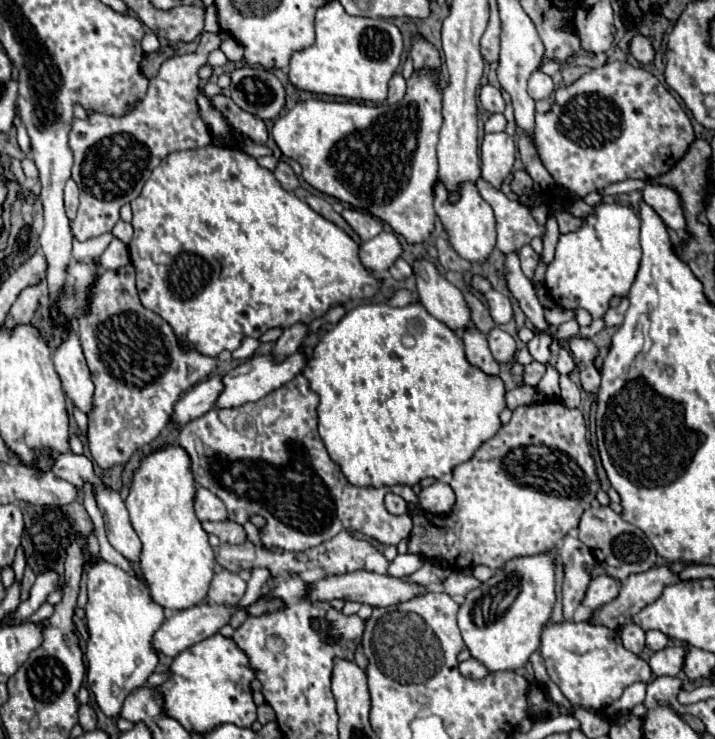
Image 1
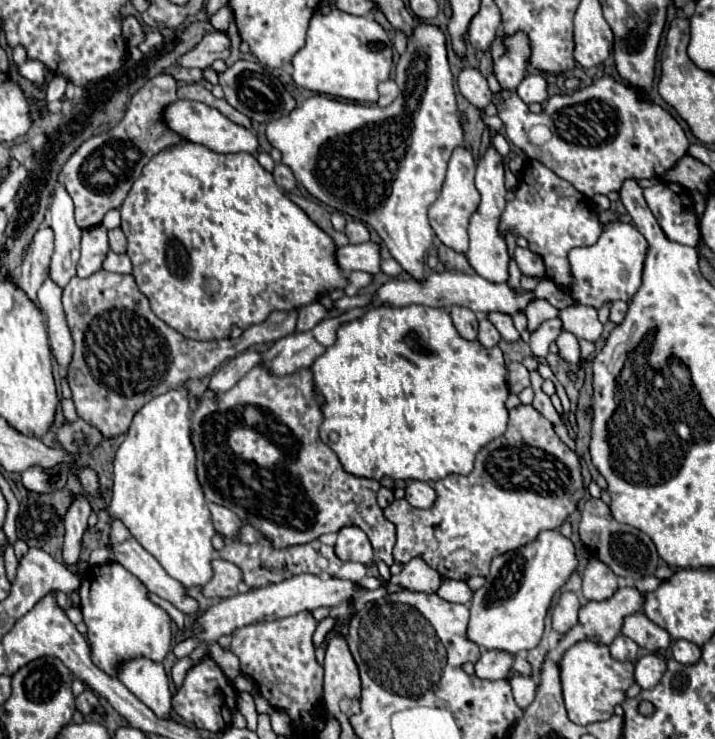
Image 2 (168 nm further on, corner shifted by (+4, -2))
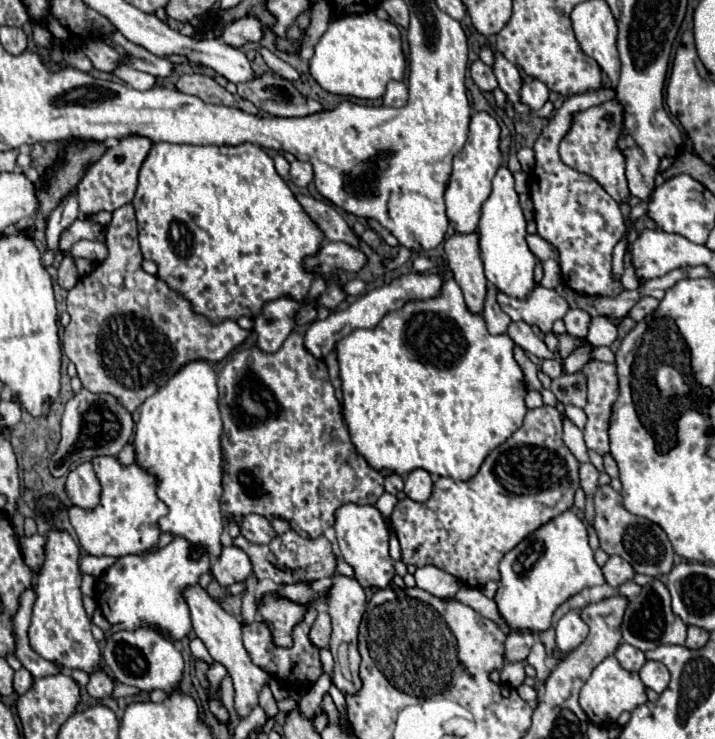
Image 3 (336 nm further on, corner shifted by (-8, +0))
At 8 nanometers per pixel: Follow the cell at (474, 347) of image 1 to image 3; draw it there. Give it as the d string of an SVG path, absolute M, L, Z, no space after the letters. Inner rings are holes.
M454 234L444 242L446 260L456 284L462 288L466 306L472 314L482 314L484 296L488 292L488 280L482 270L478 236L476 234Z

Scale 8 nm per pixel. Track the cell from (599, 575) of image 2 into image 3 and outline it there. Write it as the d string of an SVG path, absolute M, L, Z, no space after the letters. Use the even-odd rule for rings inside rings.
M610 556L608 562L602 566L602 574L606 578L606 584L610 584L612 588L620 588L624 582L634 578L632 566L620 556Z

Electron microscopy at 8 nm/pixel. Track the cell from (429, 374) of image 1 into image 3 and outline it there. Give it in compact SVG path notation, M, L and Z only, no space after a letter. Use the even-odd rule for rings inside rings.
M448 278L442 290L442 296L432 298L432 300L416 300L416 302L408 302L404 308L388 312L382 322L370 330L354 330L350 336L342 338L336 346L336 354L338 354L338 364L340 364L340 380L342 380L342 414L344 414L344 422L348 426L352 444L356 446L356 450L360 452L360 456L364 456L364 460L368 462L368 466L376 468L376 470L390 470L396 472L400 476L422 468L426 472L430 472L432 476L448 476L454 480L470 480L482 466L484 458L496 448L500 446L504 440L508 440L520 426L526 414L526 404L524 404L524 396L526 396L526 386L524 386L524 374L522 368L518 366L518 362L514 360L514 342L508 334L498 334L492 336L486 330L484 318L478 314L472 314L466 310L464 298L462 298L462 290L460 286L454 282L454 278Z

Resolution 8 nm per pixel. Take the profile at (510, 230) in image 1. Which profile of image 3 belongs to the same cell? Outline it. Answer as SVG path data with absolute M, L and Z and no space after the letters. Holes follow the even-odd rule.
M600 88L584 94L570 96L554 118L544 126L542 134L534 144L536 164L532 170L530 198L534 202L534 220L538 234L560 252L560 270L564 284L586 296L614 296L622 290L620 282L612 280L612 248L626 232L624 216L620 214L618 202L588 174L576 172L562 164L558 158L558 144L570 128L572 114L598 106L614 98L614 90Z

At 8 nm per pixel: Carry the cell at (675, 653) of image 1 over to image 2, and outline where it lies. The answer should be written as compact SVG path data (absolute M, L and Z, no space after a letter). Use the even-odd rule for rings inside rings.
M646 654L634 664L634 678L642 690L648 690L660 682L664 670L666 670L666 662L662 658L654 654Z

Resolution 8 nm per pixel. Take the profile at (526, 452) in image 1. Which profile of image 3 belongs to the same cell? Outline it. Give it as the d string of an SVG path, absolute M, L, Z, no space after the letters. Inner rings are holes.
M546 404L528 410L522 428L488 454L480 472L474 478L466 482L438 478L434 482L432 496L426 502L414 502L410 498L404 498L394 506L390 522L398 532L402 562L414 566L434 564L472 588L480 588L488 580L498 580L498 564L508 550L512 550L526 536L536 532L536 528L548 524L548 520L572 508L574 494L580 488L578 468L580 462L562 442L560 412L554 406Z

